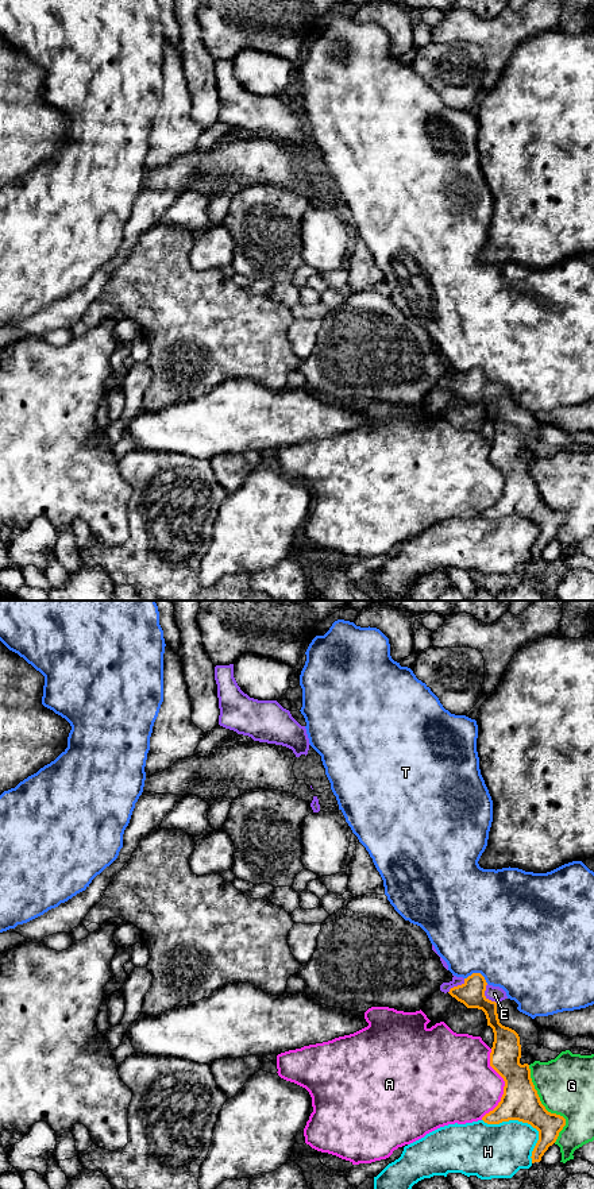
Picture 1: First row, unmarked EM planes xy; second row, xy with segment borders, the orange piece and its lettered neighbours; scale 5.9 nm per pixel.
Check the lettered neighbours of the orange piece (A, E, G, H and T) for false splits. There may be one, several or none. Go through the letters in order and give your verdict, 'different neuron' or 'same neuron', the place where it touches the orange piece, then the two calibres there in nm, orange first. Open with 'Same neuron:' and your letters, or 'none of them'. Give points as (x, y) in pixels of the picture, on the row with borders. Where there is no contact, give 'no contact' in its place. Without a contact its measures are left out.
Same neuron: E
A: different neuron; meets orange in xy at (505, 1085); 220 nm thick on the orange side, 400 nm on the other
E: same neuron; meets orange in xy at (483, 995); 160 nm thick on the orange side, 90 nm on the other
G: different neuron; meets orange in xy at (544, 1108); 220 nm thick on the orange side, 340 nm on the other
H: different neuron; meets orange in xy at (525, 1122); 220 nm thick on the orange side, 320 nm on the other
T: different neuron; meets orange in xy at (477, 973); 160 nm thick on the orange side, 500 nm on the other

